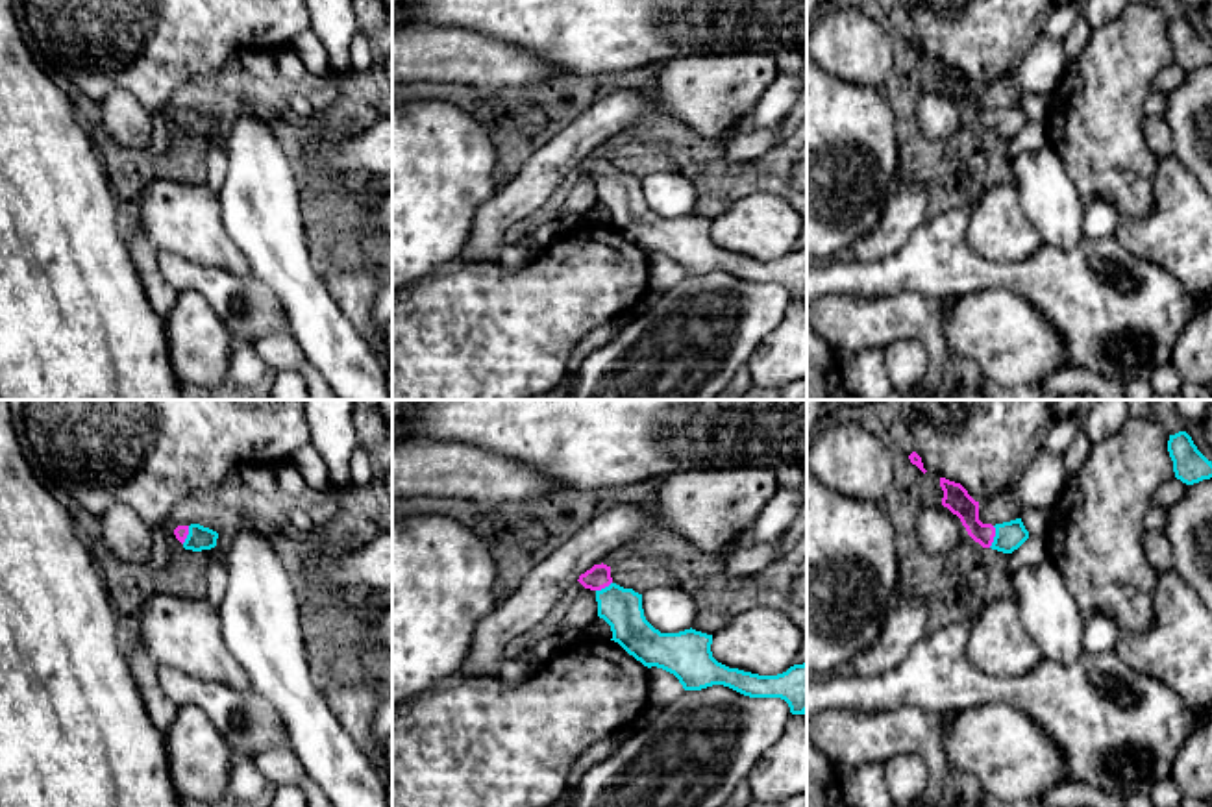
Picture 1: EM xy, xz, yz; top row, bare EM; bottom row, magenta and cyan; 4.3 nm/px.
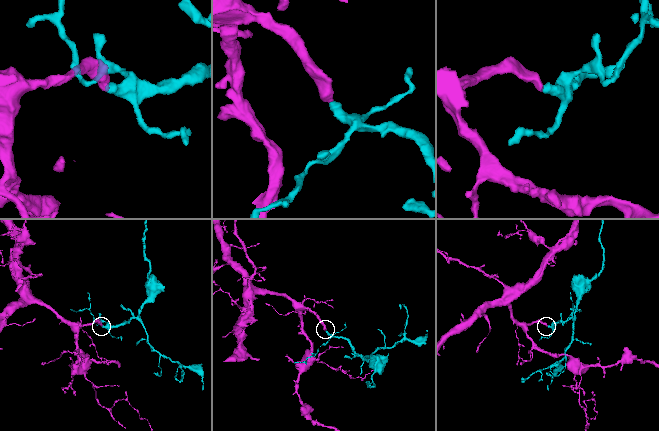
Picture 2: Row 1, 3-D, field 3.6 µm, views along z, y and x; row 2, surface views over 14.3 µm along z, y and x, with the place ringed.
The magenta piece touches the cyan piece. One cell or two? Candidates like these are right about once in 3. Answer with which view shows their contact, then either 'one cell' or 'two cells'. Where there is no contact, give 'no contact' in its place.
contact in yz; one cell

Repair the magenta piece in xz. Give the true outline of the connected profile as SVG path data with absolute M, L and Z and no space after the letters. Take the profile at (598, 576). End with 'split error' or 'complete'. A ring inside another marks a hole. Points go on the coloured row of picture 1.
M594 565L577 581L596 592L598 616L611 626L611 640L644 666L674 674L685 690L723 685L749 698L781 698L792 714L807 713L807 663L777 676L729 668L712 657L712 635L692 627L679 633L655 629L644 616L642 594L616 585L611 566Z; split error

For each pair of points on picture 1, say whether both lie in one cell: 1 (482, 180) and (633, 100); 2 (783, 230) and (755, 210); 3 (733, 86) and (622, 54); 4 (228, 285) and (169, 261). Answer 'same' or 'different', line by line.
1: different
2: same
3: different
4: same

